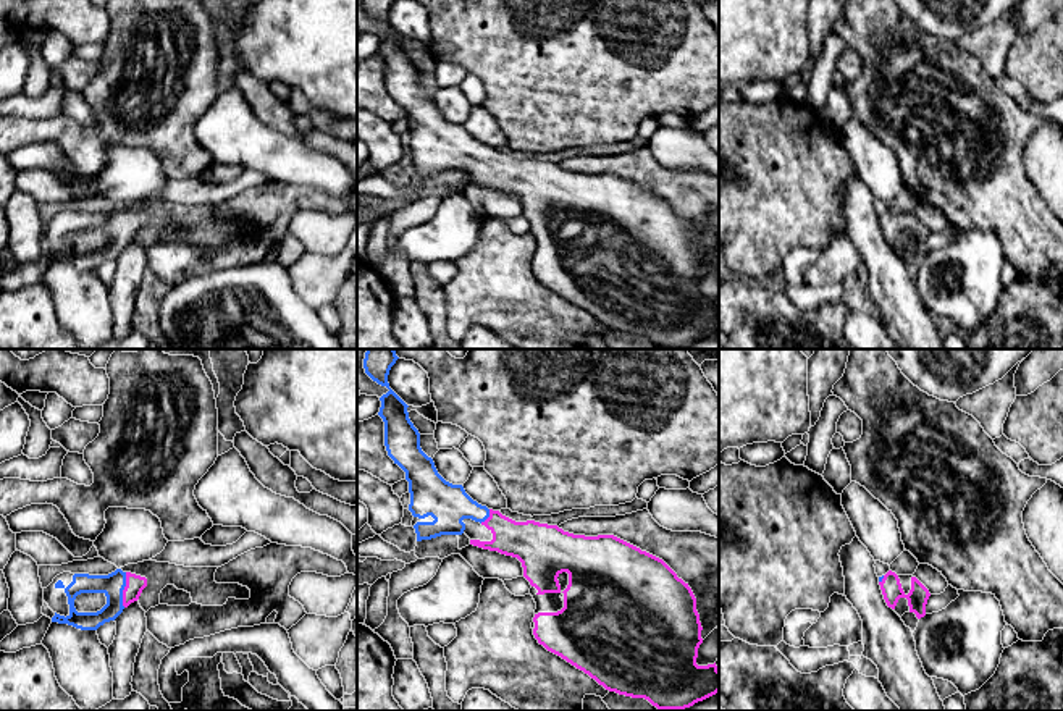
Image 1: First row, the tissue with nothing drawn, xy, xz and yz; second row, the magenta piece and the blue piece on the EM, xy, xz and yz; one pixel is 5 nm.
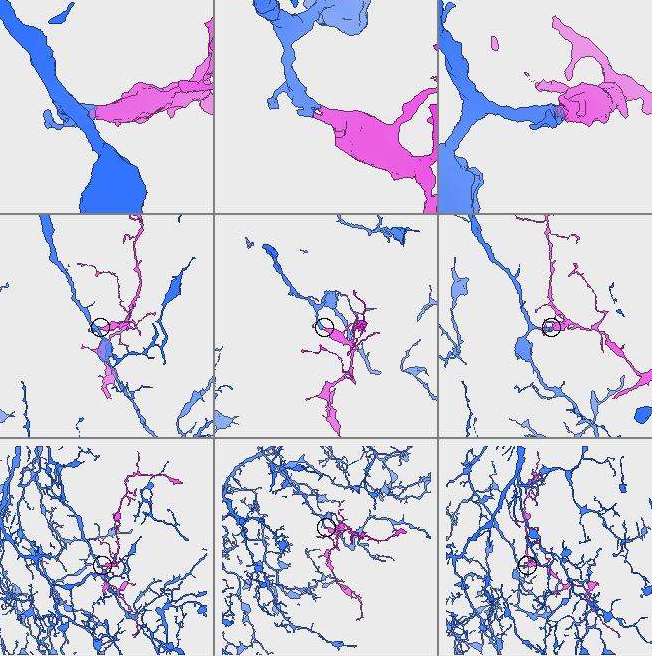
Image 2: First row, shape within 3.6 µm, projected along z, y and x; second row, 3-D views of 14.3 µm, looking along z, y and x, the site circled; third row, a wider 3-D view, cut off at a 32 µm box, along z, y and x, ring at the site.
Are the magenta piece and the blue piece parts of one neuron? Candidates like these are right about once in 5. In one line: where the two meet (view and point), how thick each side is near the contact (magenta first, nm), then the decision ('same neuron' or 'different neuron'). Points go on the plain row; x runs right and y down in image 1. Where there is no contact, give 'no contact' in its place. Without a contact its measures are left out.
xy (123, 228) | 100/120 nm | same neuron

